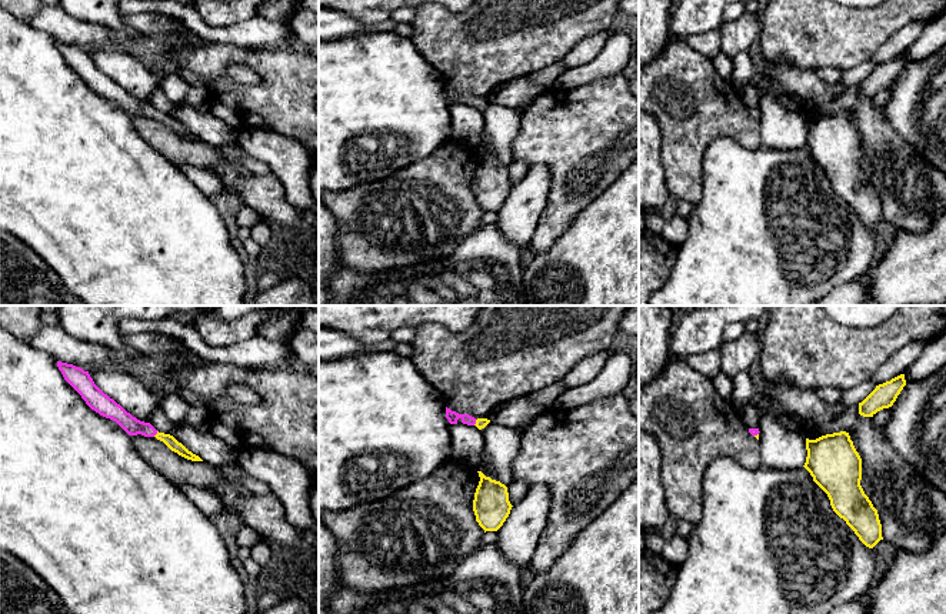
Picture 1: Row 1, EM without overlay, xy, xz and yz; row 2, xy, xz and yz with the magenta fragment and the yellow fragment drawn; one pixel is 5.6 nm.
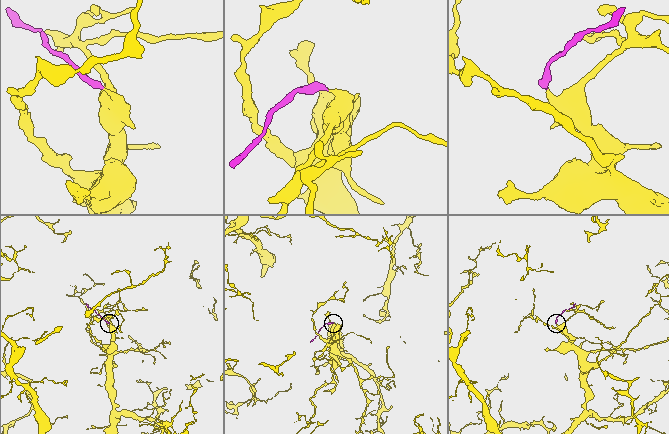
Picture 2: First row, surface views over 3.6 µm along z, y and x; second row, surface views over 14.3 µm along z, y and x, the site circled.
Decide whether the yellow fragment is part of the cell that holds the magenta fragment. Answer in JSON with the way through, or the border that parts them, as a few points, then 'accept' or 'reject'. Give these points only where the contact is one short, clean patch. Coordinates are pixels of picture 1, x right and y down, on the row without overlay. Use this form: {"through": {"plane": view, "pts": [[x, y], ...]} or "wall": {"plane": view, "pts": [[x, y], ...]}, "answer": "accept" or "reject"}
{"through": {"plane": "xy", "pts": [[132, 106], [146, 109], [155, 114], [170, 122]]}, "answer": "accept"}

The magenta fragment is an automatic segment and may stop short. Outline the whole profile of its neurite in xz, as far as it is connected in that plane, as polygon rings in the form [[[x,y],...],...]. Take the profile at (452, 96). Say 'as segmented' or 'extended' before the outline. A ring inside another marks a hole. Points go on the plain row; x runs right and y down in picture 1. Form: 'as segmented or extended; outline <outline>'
extended; outline [[[446,87],[446,99],[449,100],[450,104],[457,104],[457,100],[460,99],[463,104],[467,106],[476,106],[479,110],[484,109],[490,100],[487,99],[474,99],[469,94],[459,94],[456,91],[452,91],[450,89]]]

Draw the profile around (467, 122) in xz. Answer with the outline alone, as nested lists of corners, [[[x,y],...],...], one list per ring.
[[[450,104],[452,140],[467,144],[479,151],[484,131],[484,116],[476,106]]]

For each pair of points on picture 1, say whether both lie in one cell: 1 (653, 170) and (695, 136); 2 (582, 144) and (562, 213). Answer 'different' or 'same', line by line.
1: different
2: same

